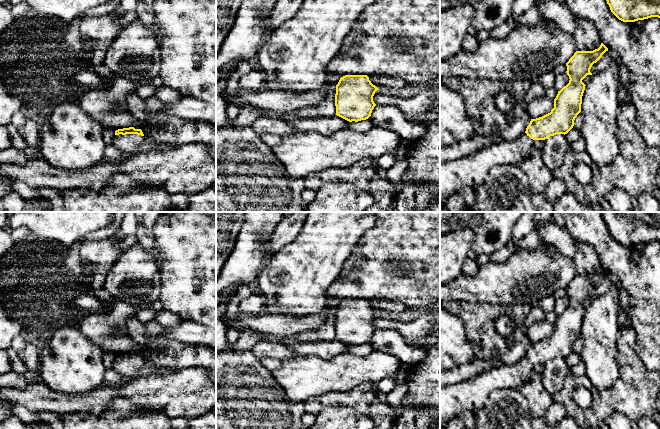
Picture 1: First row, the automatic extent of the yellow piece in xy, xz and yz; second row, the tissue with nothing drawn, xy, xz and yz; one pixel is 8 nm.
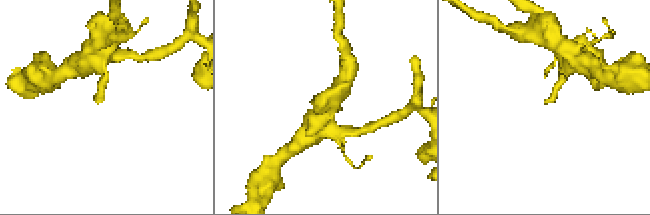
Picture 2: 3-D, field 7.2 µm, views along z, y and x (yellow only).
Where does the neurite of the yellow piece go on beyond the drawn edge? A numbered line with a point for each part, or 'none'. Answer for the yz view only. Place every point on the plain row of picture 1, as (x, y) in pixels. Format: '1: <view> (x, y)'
1: yz (472, 394)

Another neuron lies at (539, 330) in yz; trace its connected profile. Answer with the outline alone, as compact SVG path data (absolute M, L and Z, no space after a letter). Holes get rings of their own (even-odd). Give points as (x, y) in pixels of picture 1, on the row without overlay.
M546 319L536 321L527 329L527 337L531 343L542 341L551 336L554 332L554 324Z

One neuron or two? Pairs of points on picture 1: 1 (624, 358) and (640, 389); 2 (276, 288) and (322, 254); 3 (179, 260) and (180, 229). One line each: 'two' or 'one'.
1: one
2: one
3: one

